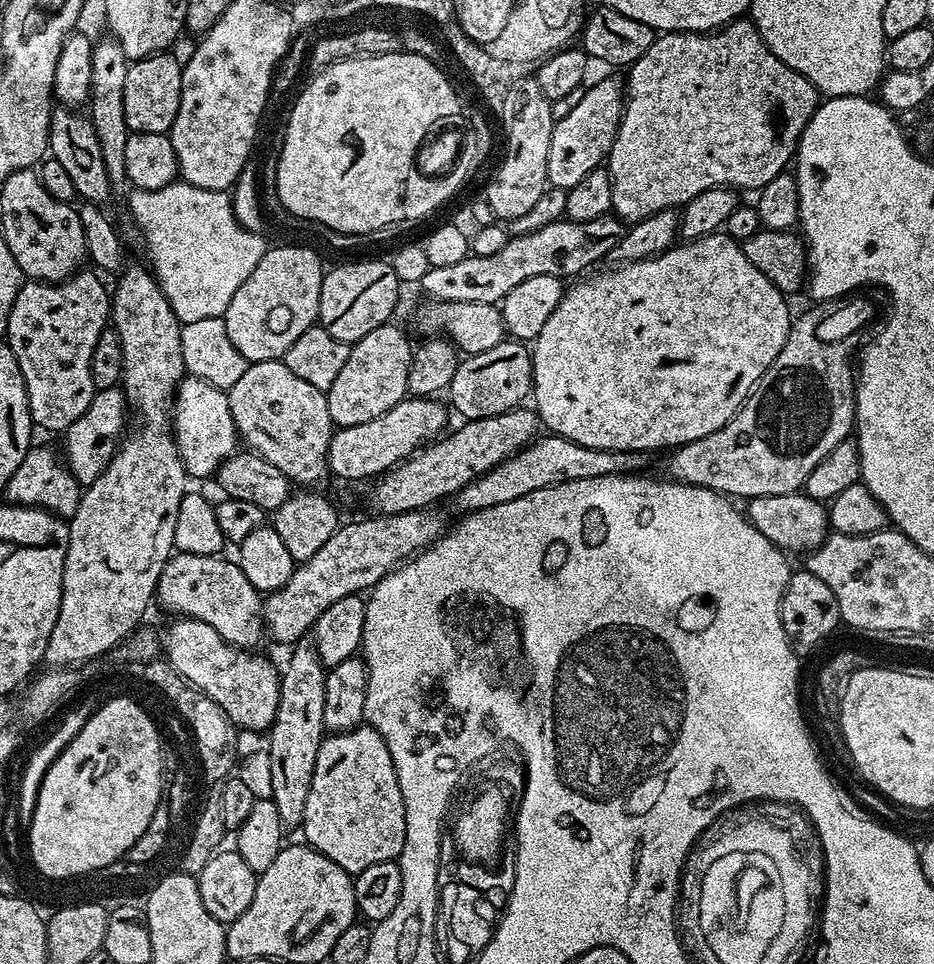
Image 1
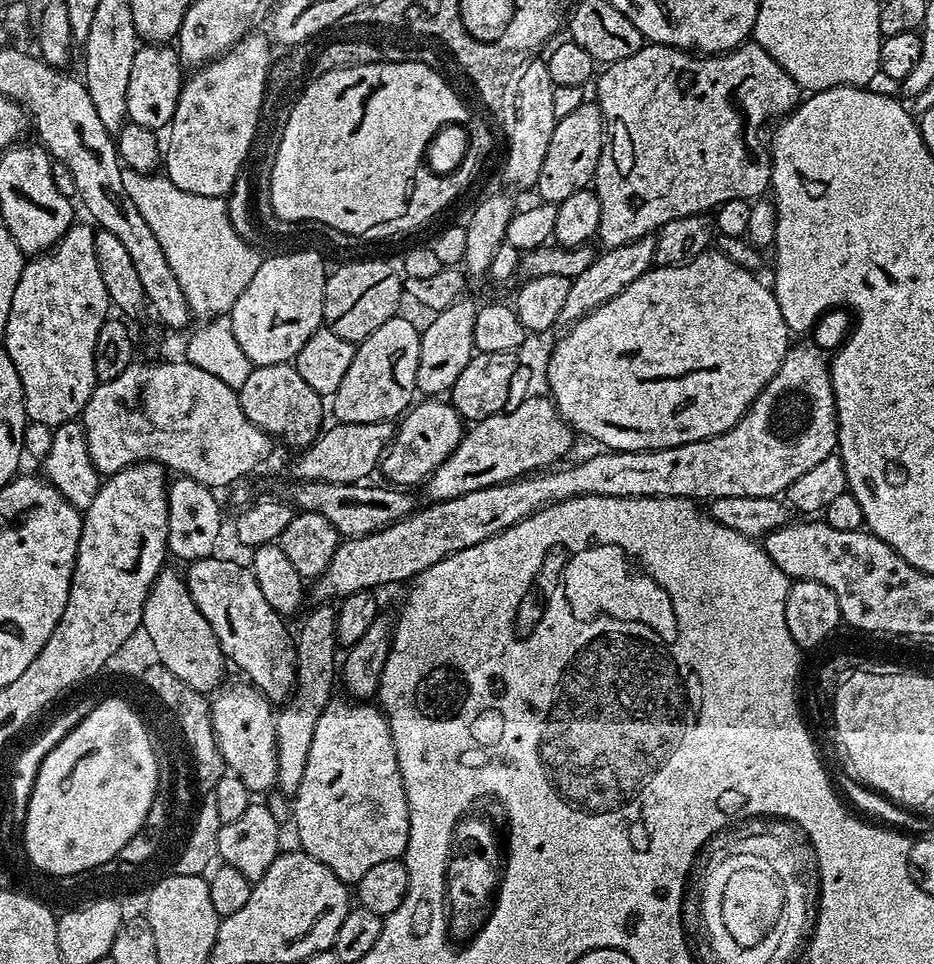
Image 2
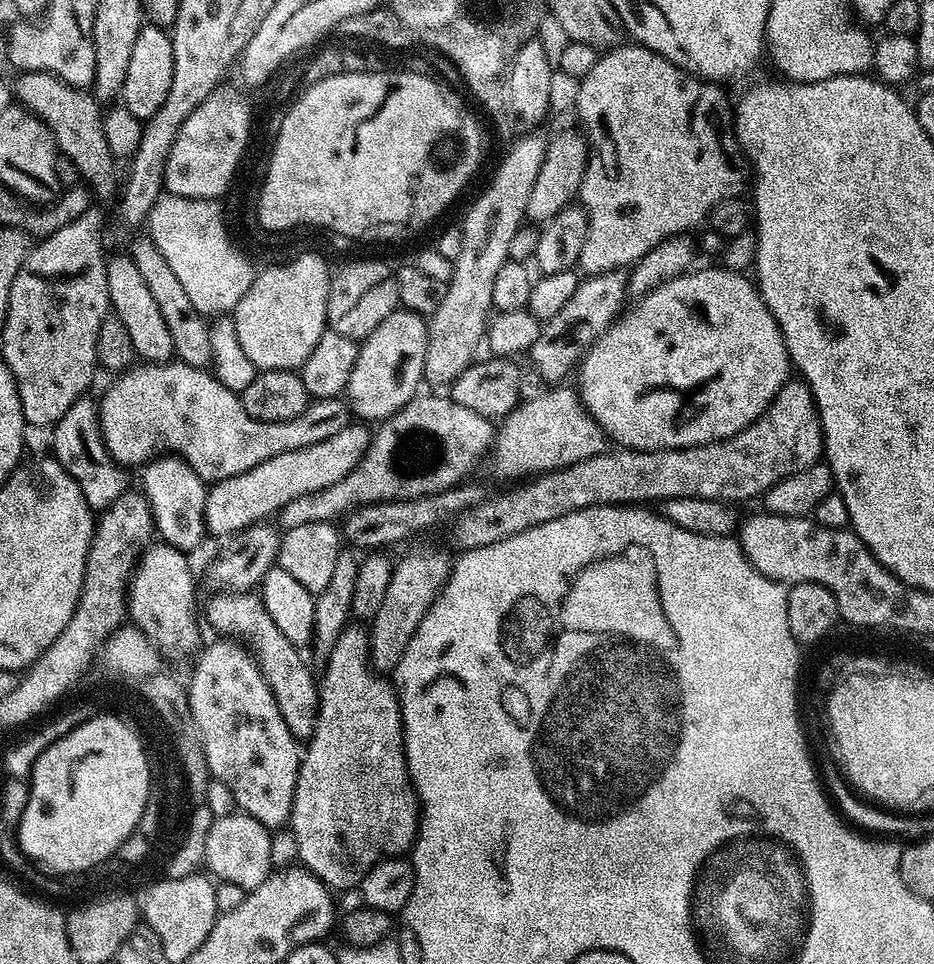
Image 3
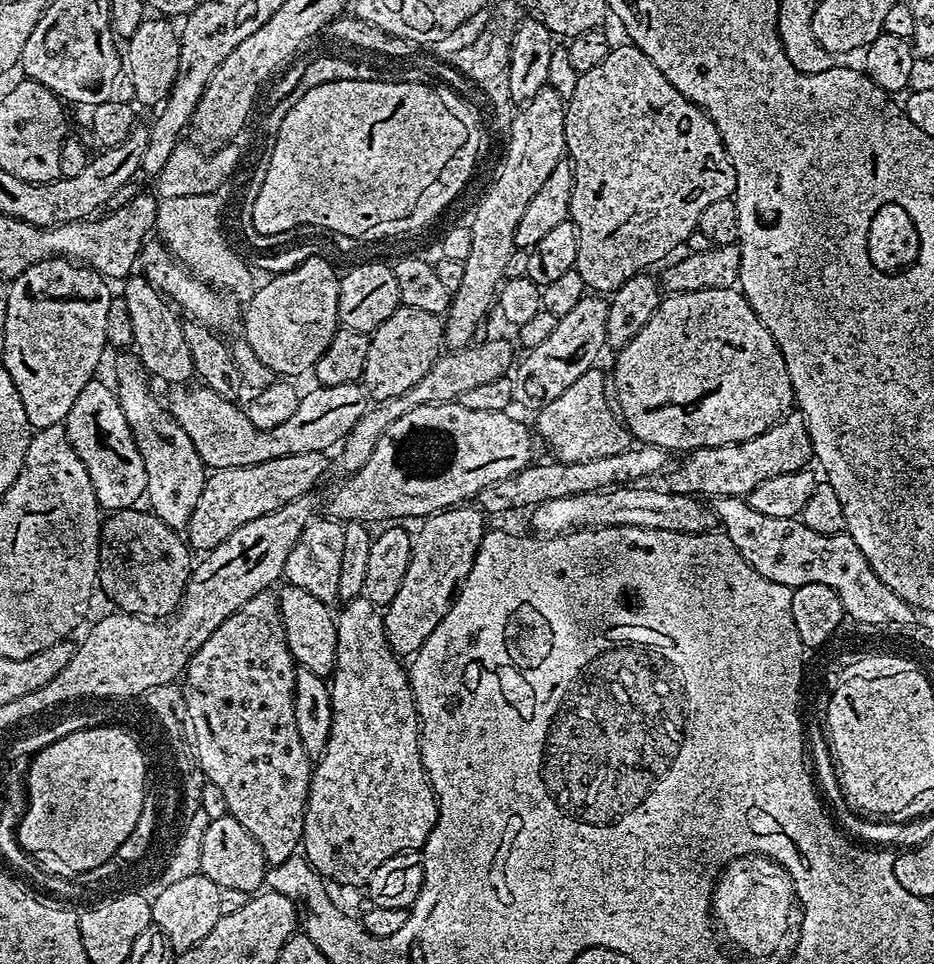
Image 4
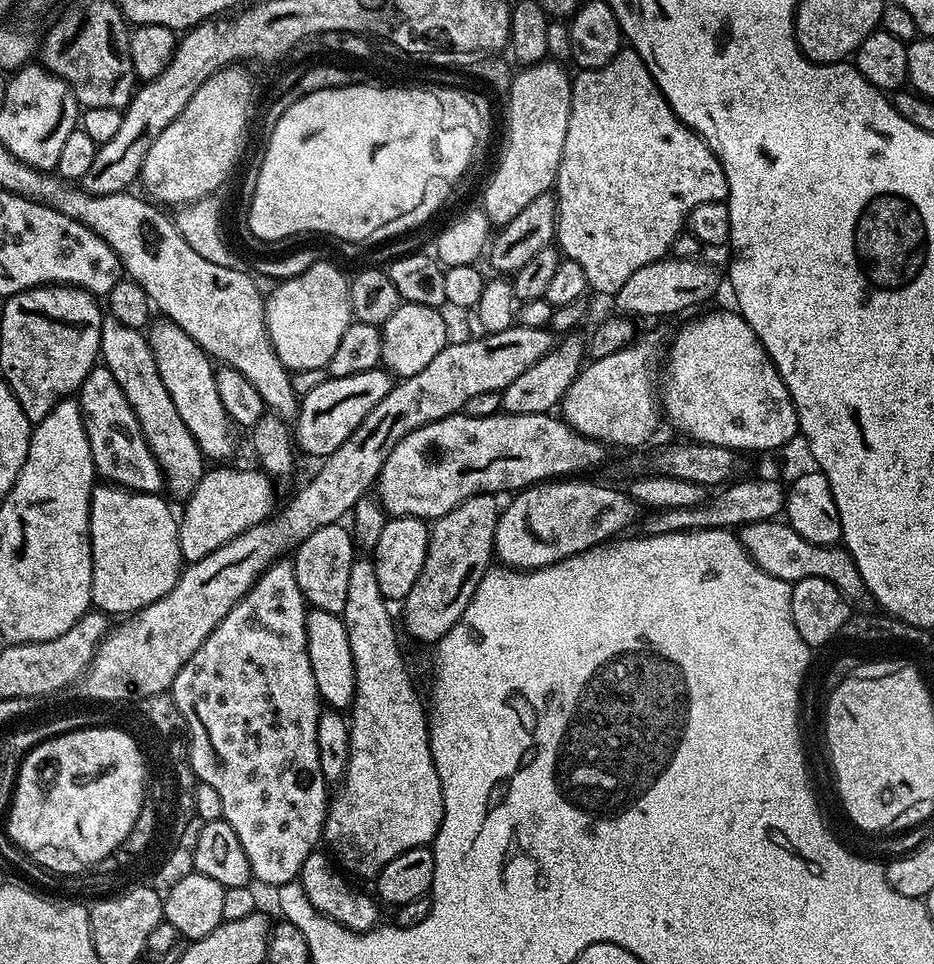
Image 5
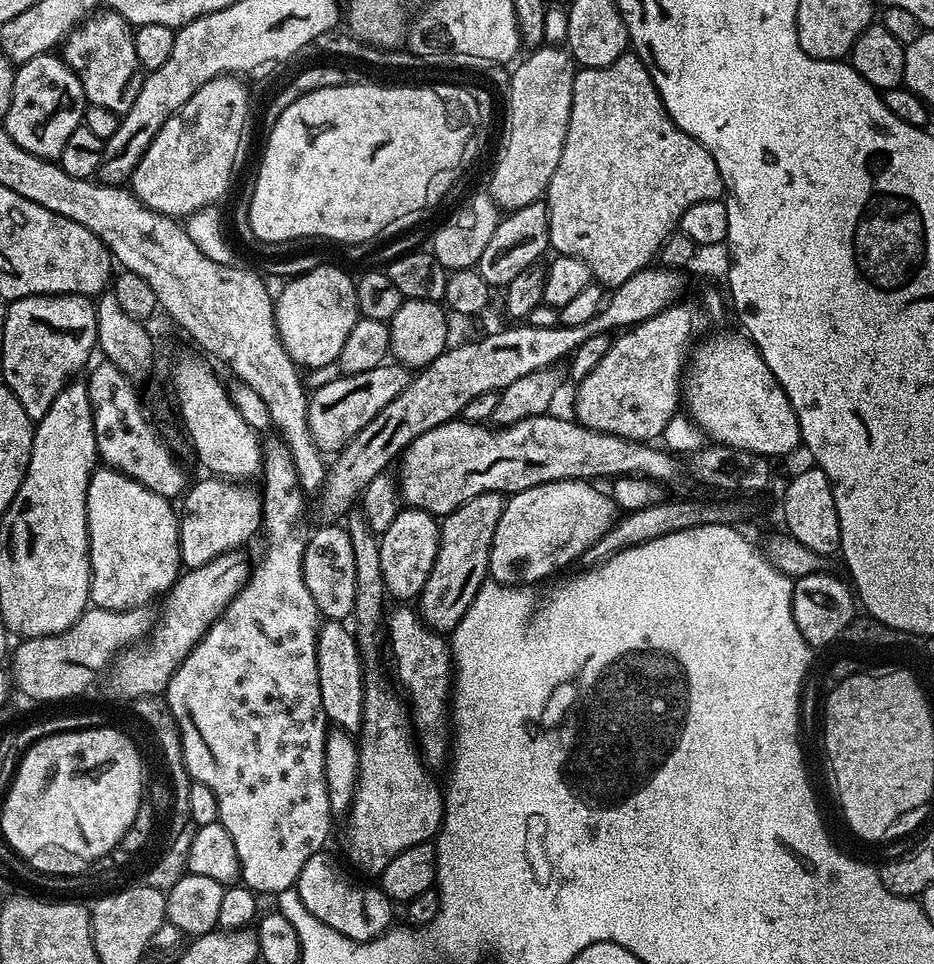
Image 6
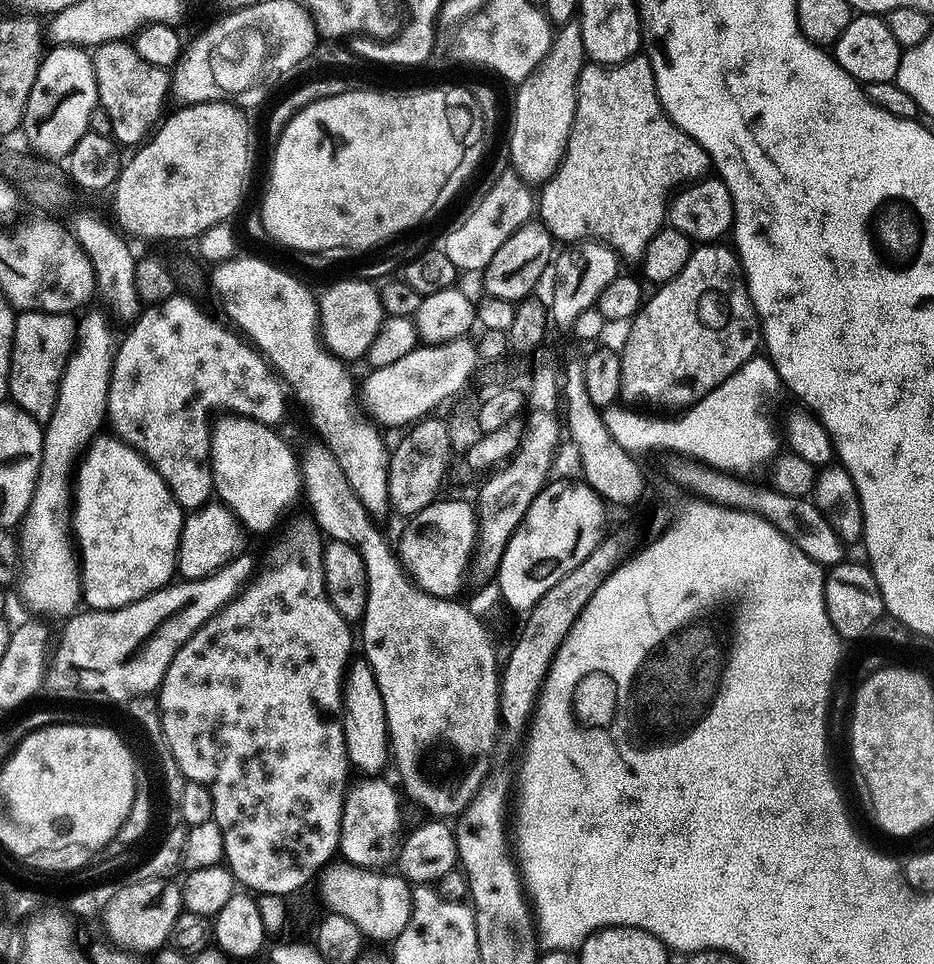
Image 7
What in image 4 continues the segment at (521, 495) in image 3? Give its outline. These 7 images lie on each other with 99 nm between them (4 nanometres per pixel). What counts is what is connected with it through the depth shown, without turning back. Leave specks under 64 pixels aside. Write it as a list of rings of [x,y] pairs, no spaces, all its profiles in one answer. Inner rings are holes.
[[[789,411],[770,430],[750,438],[746,442],[698,448],[683,457],[677,472],[669,471],[667,491],[678,492],[695,498],[719,498],[722,496],[747,497],[748,492],[766,478],[775,475],[797,472],[811,461],[812,443],[806,430],[806,422],[799,411]]]

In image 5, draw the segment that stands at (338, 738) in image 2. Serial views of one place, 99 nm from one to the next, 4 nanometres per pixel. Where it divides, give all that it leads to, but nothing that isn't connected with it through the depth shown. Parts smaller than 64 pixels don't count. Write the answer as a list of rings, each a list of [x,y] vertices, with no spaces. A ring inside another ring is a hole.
[[[356,558],[352,561],[352,569],[350,570],[350,586],[346,590],[346,606],[342,613],[342,619],[346,626],[346,634],[350,640],[350,654],[354,664],[354,675],[356,676],[356,692],[352,695],[350,703],[350,713],[347,717],[348,721],[348,761],[344,767],[342,779],[338,786],[340,789],[336,793],[331,793],[330,799],[326,804],[324,814],[324,828],[322,831],[322,840],[326,845],[327,851],[334,857],[335,863],[339,865],[345,873],[353,872],[356,876],[369,876],[375,878],[379,876],[382,869],[386,867],[394,858],[398,858],[398,854],[402,854],[406,850],[414,850],[415,848],[423,848],[431,845],[435,840],[440,823],[444,817],[444,803],[442,802],[442,786],[438,778],[438,770],[432,761],[430,754],[430,742],[428,741],[428,717],[426,715],[426,704],[420,701],[420,696],[416,693],[416,688],[412,685],[412,676],[408,673],[408,668],[404,665],[404,656],[400,653],[400,648],[396,645],[396,628],[392,625],[392,616],[388,613],[390,608],[389,601],[385,600],[382,590],[378,590],[378,578],[374,574],[374,566],[372,560],[368,558]]]

